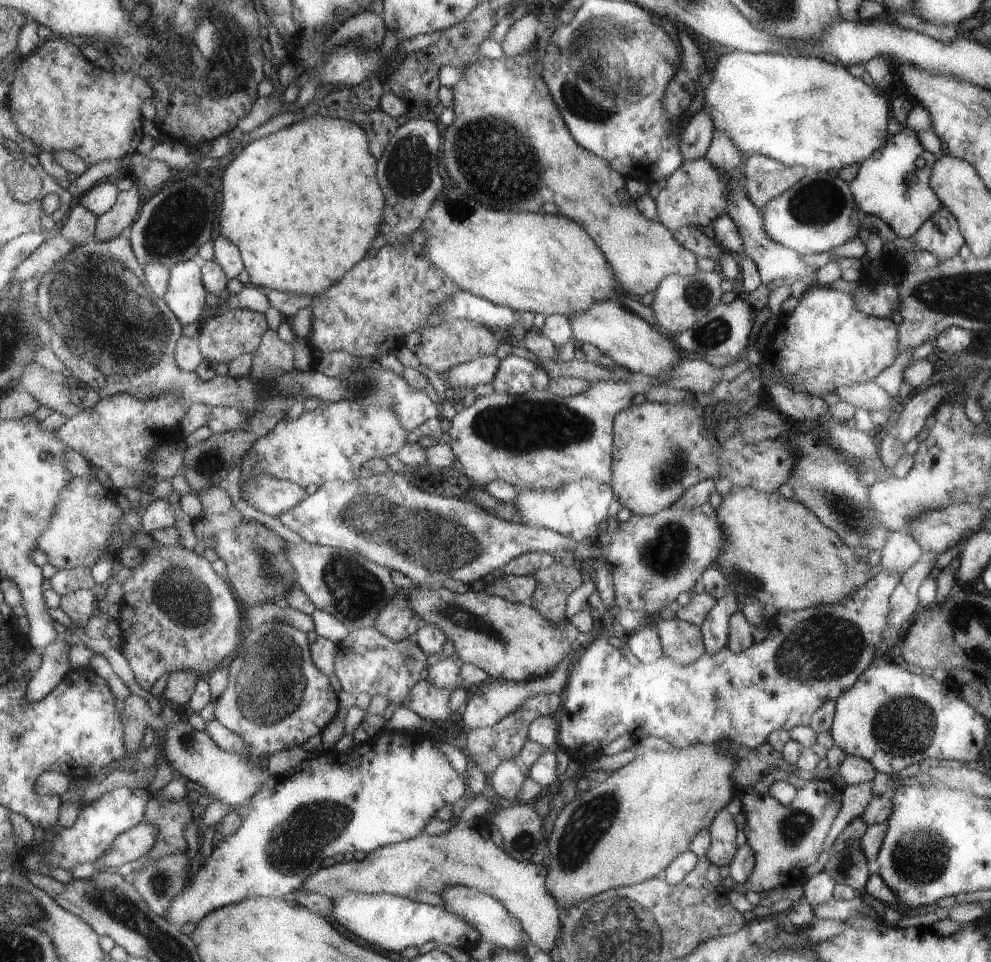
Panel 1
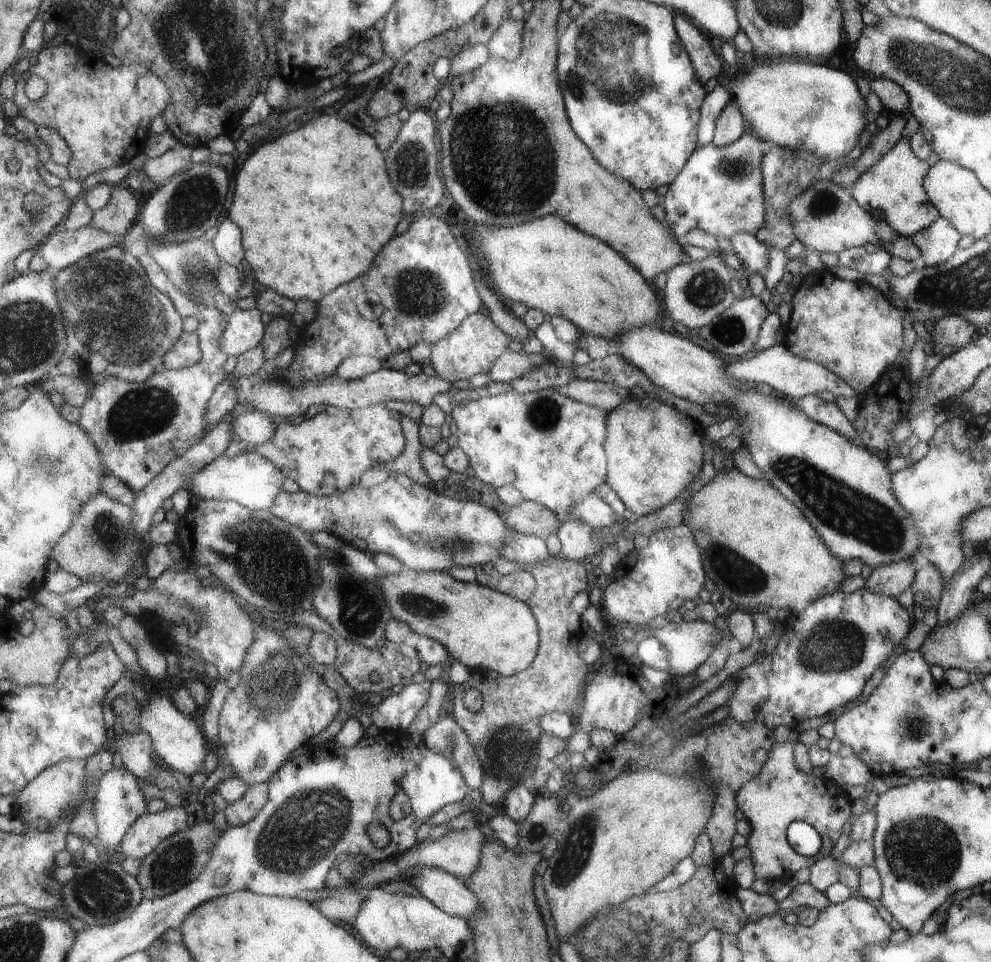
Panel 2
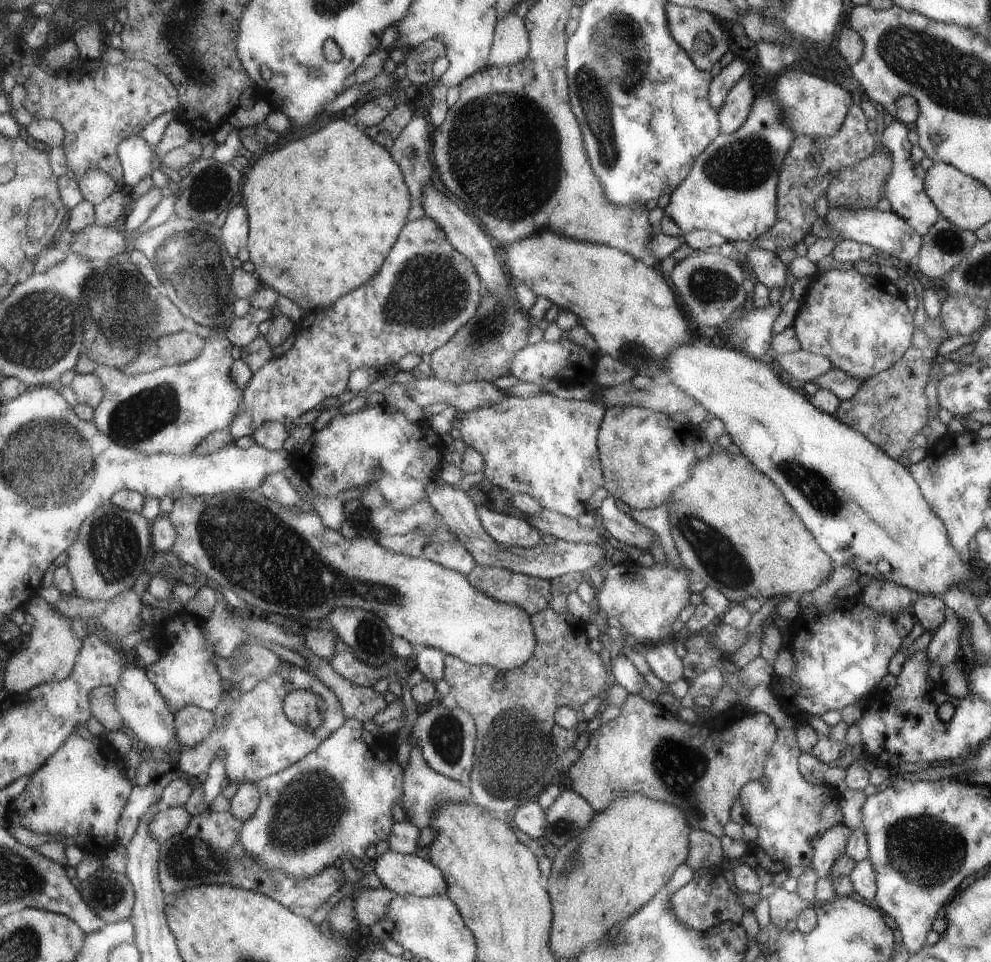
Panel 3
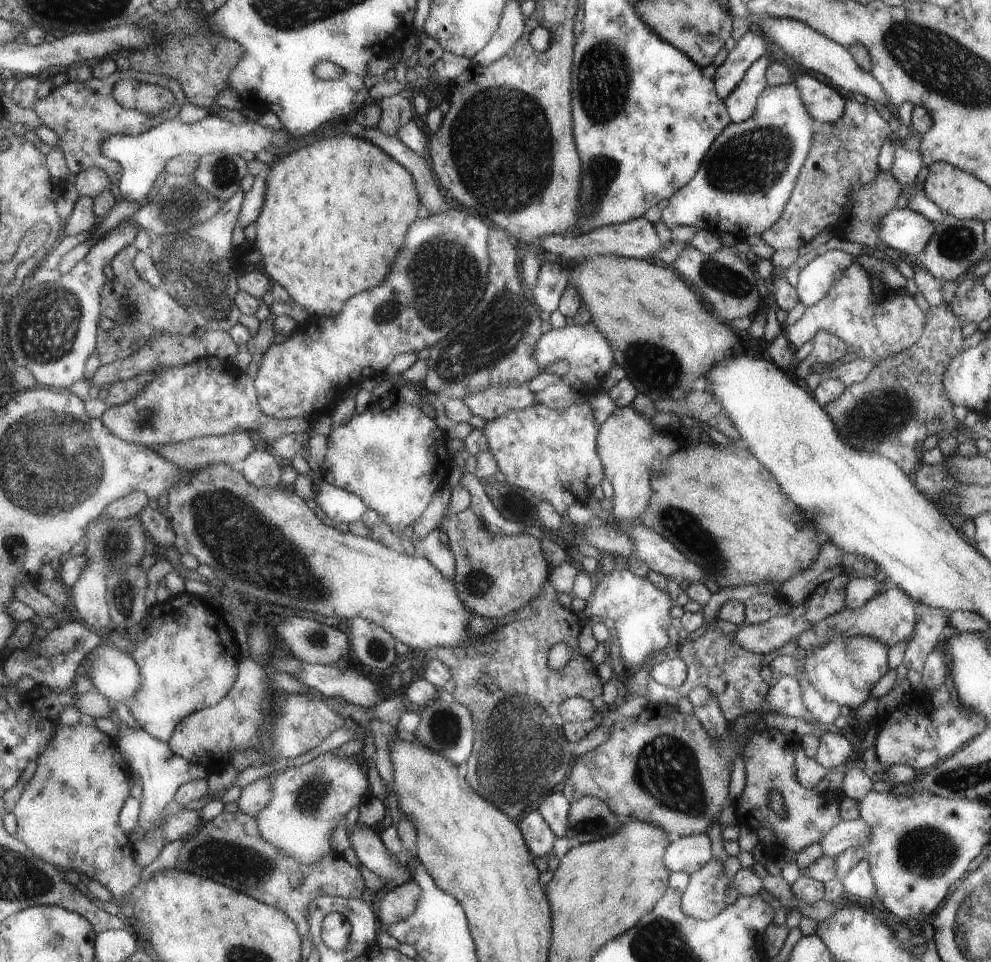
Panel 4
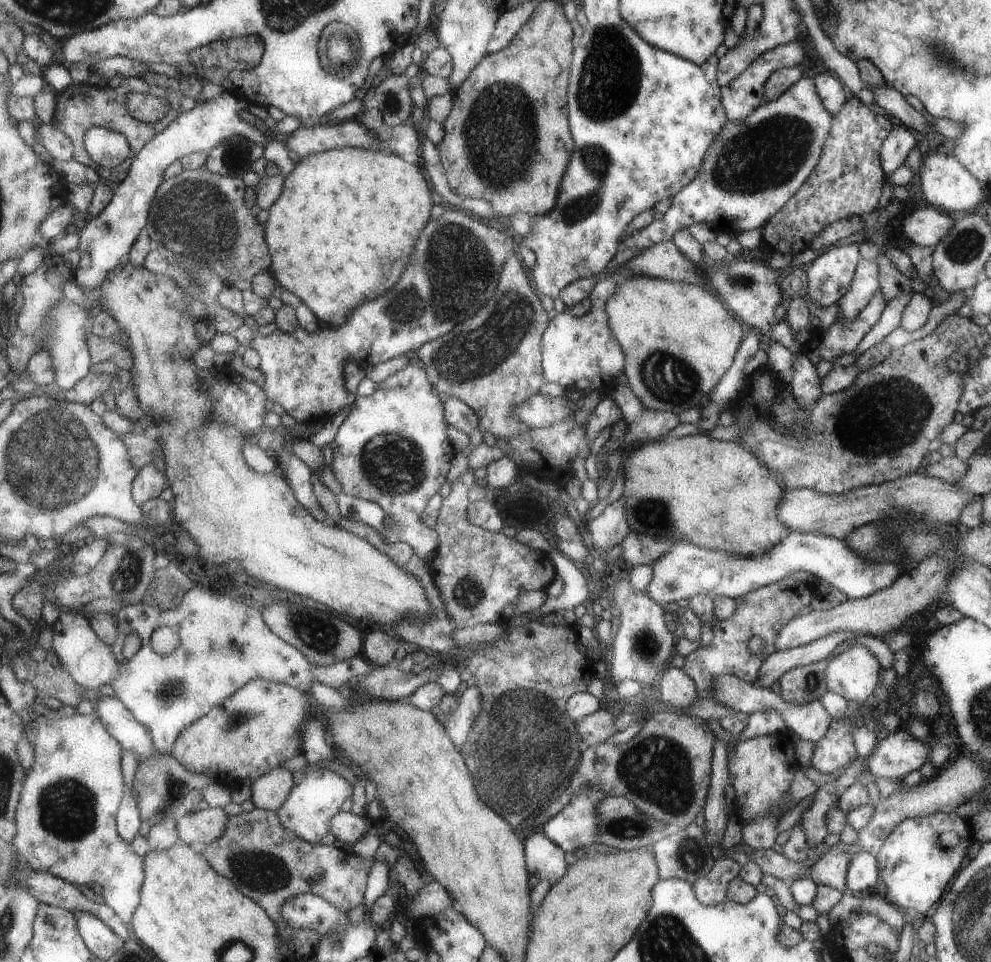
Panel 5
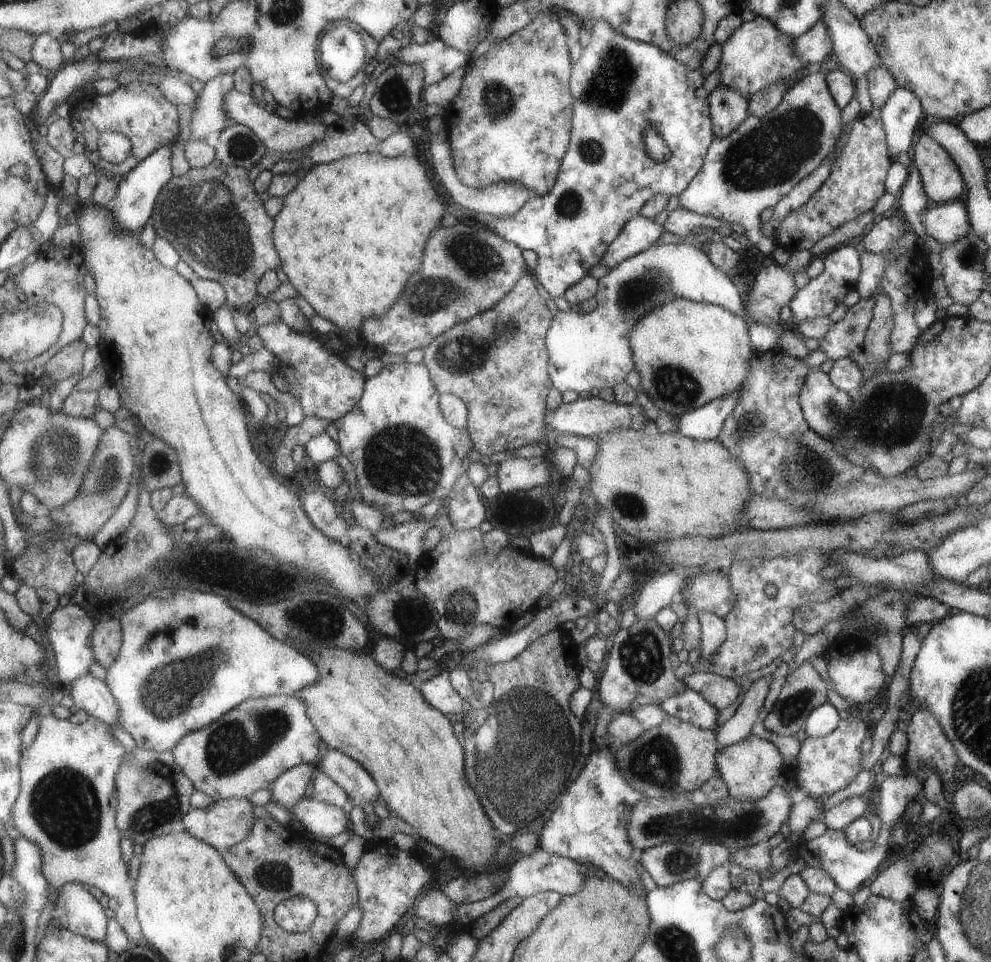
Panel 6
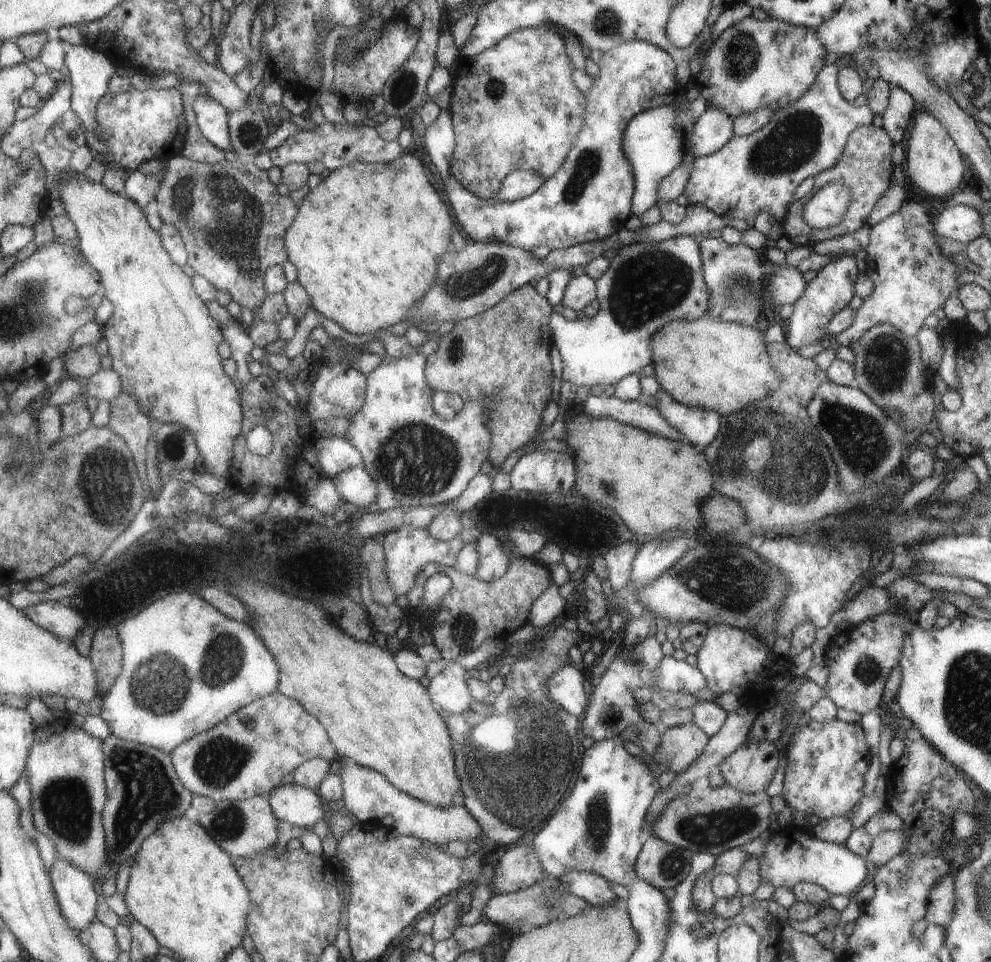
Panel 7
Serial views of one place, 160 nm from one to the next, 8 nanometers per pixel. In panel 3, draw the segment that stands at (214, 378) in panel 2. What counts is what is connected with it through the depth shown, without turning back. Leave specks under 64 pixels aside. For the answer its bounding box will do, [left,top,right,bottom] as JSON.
[93,320,246,455]

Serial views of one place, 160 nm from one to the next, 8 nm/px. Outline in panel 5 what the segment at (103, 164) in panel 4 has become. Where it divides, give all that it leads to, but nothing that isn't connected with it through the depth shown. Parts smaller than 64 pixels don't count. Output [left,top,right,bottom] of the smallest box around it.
[53,77,182,182]

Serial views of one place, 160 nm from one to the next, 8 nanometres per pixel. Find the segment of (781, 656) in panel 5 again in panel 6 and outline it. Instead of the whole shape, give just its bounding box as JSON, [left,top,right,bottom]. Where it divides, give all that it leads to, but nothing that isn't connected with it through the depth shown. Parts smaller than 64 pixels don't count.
[715,674,772,748]

